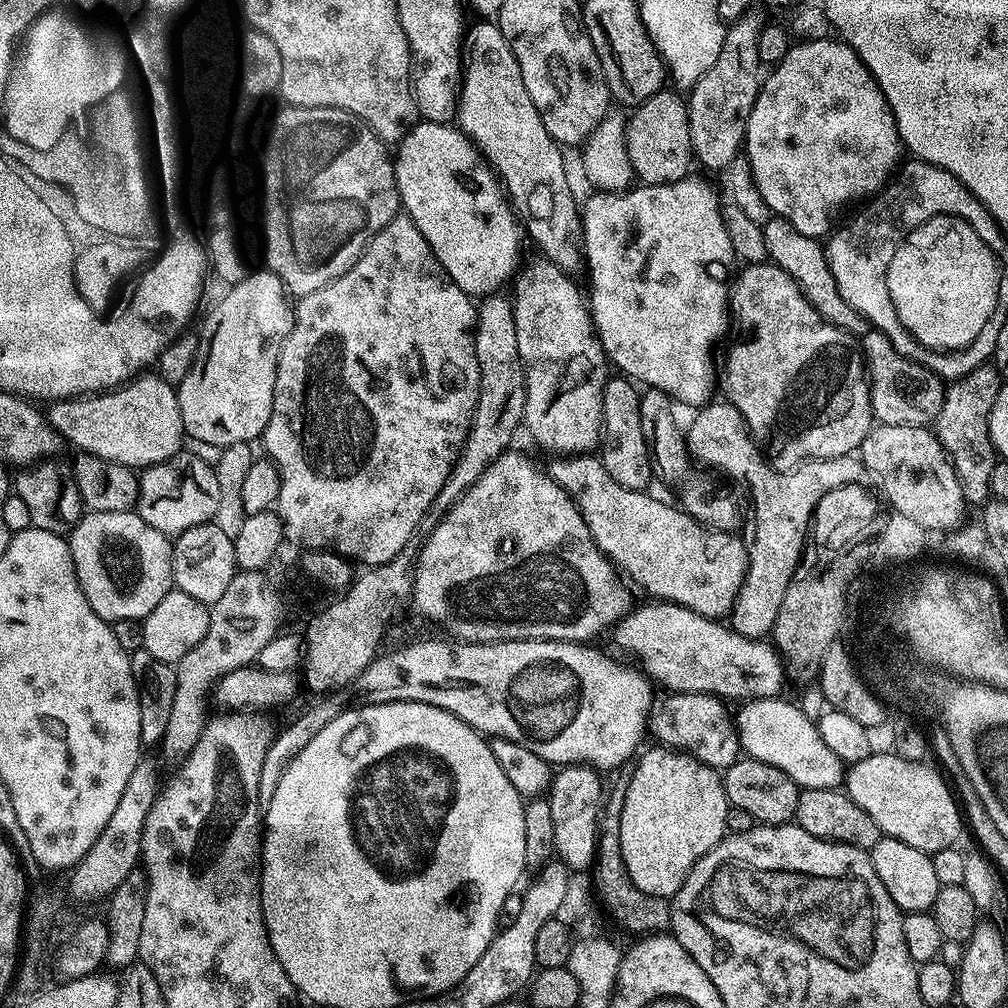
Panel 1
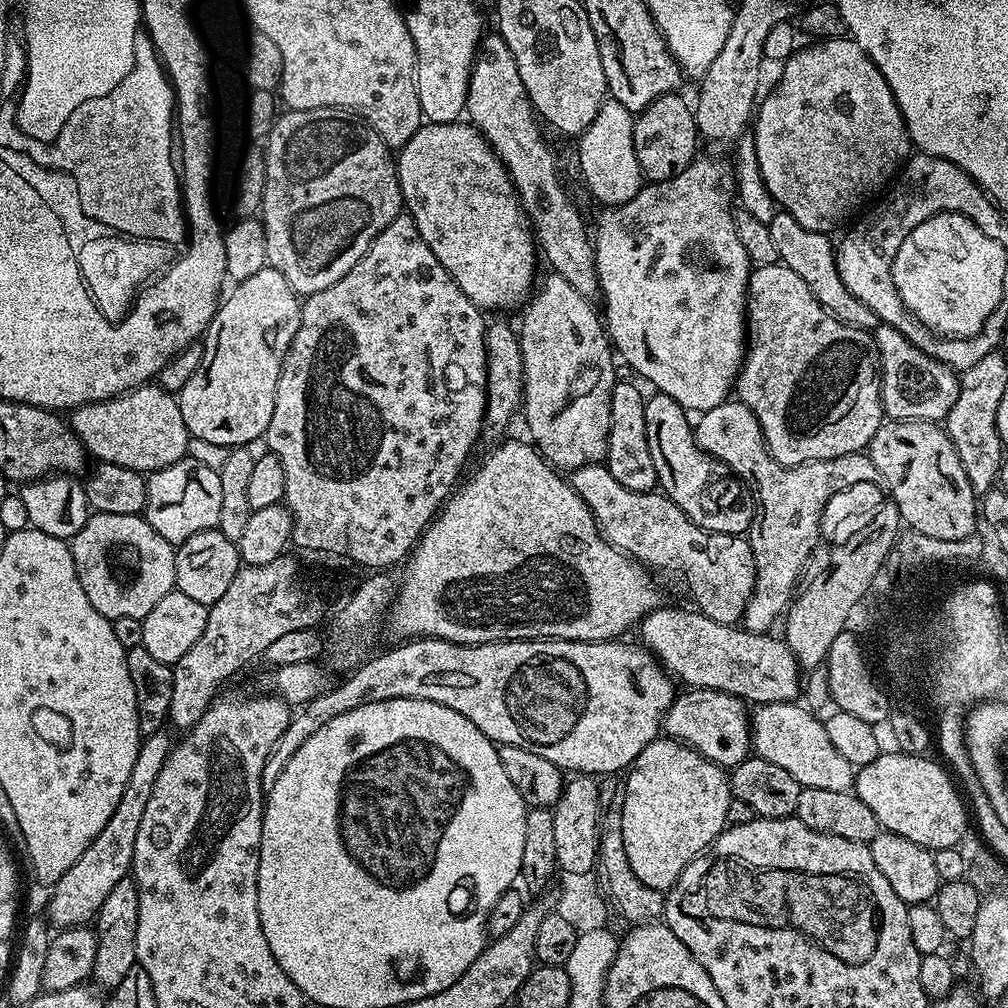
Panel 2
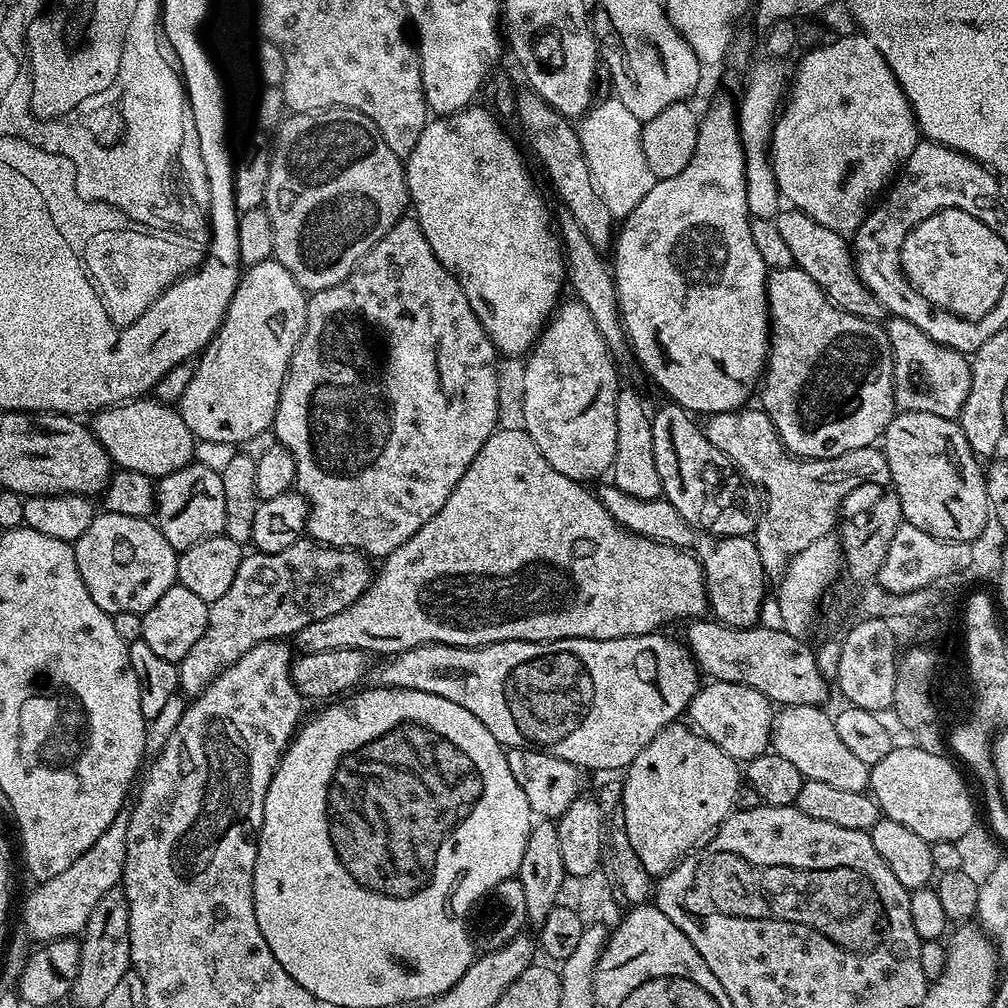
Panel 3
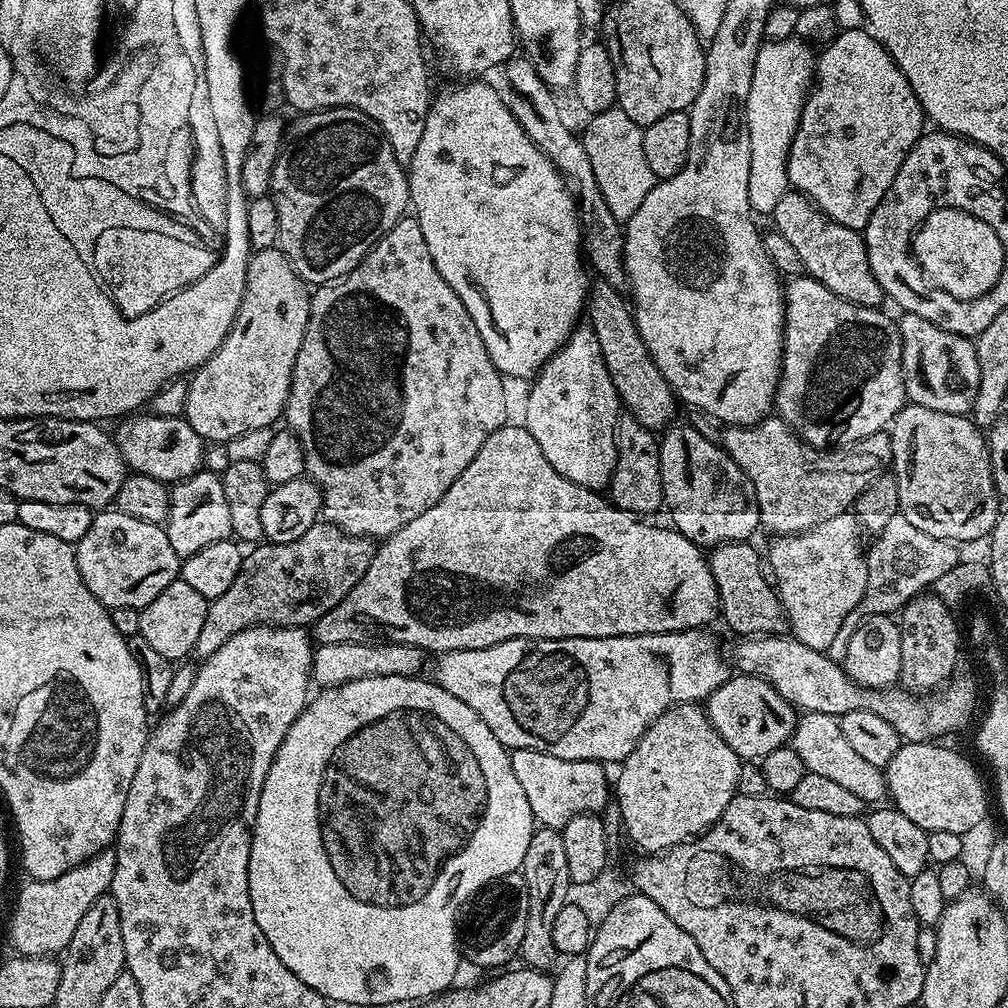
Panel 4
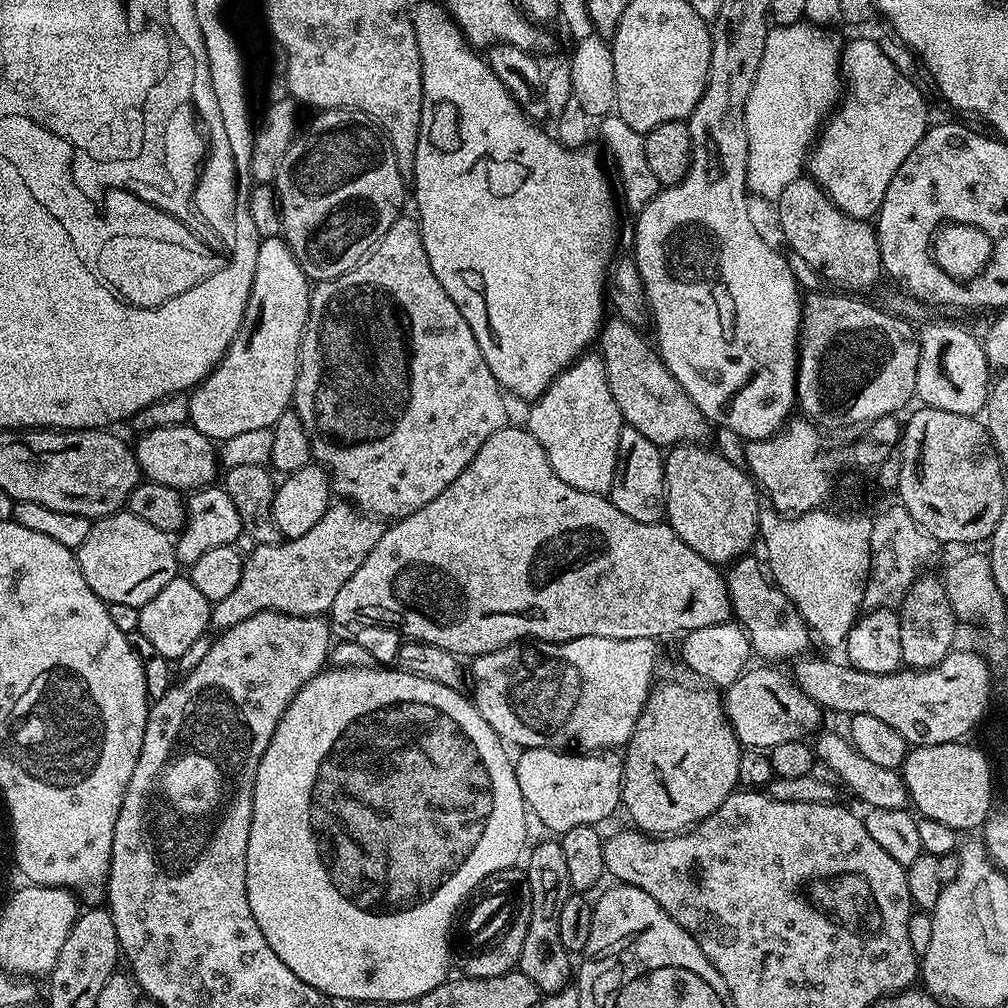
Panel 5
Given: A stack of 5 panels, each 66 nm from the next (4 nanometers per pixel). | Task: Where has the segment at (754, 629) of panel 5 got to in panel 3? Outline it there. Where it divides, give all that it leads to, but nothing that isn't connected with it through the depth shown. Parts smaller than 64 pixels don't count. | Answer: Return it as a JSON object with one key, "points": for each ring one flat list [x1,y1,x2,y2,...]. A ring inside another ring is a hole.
{"points":[[717,536,707,541,709,544,705,546,704,553,699,553,698,559,704,568,704,585,708,591,708,606,711,615,715,617,719,623,728,624,731,628,750,628,761,623,760,611,764,608,764,583,766,577,764,575,764,567,762,566,762,558,758,558,758,546,752,536]]}

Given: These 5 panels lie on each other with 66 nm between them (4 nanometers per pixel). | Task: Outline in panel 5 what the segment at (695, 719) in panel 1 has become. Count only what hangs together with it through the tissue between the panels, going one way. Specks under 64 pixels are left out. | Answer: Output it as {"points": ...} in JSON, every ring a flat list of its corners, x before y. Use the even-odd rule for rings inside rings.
{"points":[[776,666,749,667,723,693,724,713,745,749,770,750,782,742,804,740,821,731,822,709,796,685,791,675,783,676]]}

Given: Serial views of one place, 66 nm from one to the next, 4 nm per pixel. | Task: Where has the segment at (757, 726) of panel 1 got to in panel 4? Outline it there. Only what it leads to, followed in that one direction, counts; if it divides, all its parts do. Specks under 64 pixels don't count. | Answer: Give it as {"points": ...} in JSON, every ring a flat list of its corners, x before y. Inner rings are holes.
{"points":[[804,712,796,721,796,729,792,731,790,747,802,758,805,769,814,774,822,774,833,782,838,782,846,790,858,794,865,805,876,806,880,799,888,796,888,785,885,773,870,762,865,762,857,752,842,738,842,730,837,717,817,712]]}

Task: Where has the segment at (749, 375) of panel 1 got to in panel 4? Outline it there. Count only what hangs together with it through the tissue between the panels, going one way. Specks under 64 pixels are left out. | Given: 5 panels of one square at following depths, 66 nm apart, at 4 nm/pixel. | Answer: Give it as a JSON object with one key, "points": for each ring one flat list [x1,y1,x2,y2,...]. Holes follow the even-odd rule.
{"points":[[810,275,794,276,787,281,784,288,784,359,780,362,780,381,776,387,775,411,780,419,785,420,800,439,806,441,812,448,835,450,841,446,853,444,855,440,866,438,875,432,885,431,891,425,893,418,904,408,906,393,904,391,904,337,900,334,899,323,884,313,880,308,858,306,854,302,846,302,846,298,838,298,822,282]]}

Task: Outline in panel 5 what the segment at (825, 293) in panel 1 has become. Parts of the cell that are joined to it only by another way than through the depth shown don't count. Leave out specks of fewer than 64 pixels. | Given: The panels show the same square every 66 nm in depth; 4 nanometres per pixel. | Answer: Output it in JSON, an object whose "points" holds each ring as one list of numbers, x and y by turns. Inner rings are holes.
{"points":[[811,178,790,182,778,201,780,228,788,239,787,247,802,255,808,265,825,281,837,284,837,289,852,294,864,294,867,288,882,280,880,243,876,228,868,220,851,217]]}

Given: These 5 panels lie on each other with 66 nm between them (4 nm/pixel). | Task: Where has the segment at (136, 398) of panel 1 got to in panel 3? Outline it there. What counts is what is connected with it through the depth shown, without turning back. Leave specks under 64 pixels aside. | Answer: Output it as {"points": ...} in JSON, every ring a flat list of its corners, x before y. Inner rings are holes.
{"points":[[154,398,130,400,105,408,91,417,90,427,117,469,138,470,138,474,159,478,193,463,192,431,175,407,159,404]]}

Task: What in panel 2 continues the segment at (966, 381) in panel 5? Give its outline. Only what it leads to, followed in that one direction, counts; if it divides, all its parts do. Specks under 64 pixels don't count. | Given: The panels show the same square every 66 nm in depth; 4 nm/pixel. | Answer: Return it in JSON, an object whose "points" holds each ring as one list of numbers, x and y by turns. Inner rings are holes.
{"points":[[880,323,874,335,876,355,880,358,880,393,885,417,888,420,947,421,950,406,954,406,960,389,957,373,941,360,927,356,894,326]]}

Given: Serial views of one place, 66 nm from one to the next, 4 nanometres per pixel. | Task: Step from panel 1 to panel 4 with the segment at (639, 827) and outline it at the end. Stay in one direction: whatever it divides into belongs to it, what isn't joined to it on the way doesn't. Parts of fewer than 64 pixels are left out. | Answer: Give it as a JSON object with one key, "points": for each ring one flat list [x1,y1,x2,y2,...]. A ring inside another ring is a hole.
{"points":[[699,703,677,704,649,726,627,758,619,765,620,777,614,780,614,802,621,808,623,831,644,854,659,854,695,840,715,824,716,819,737,795,742,761,714,730,707,711]]}

